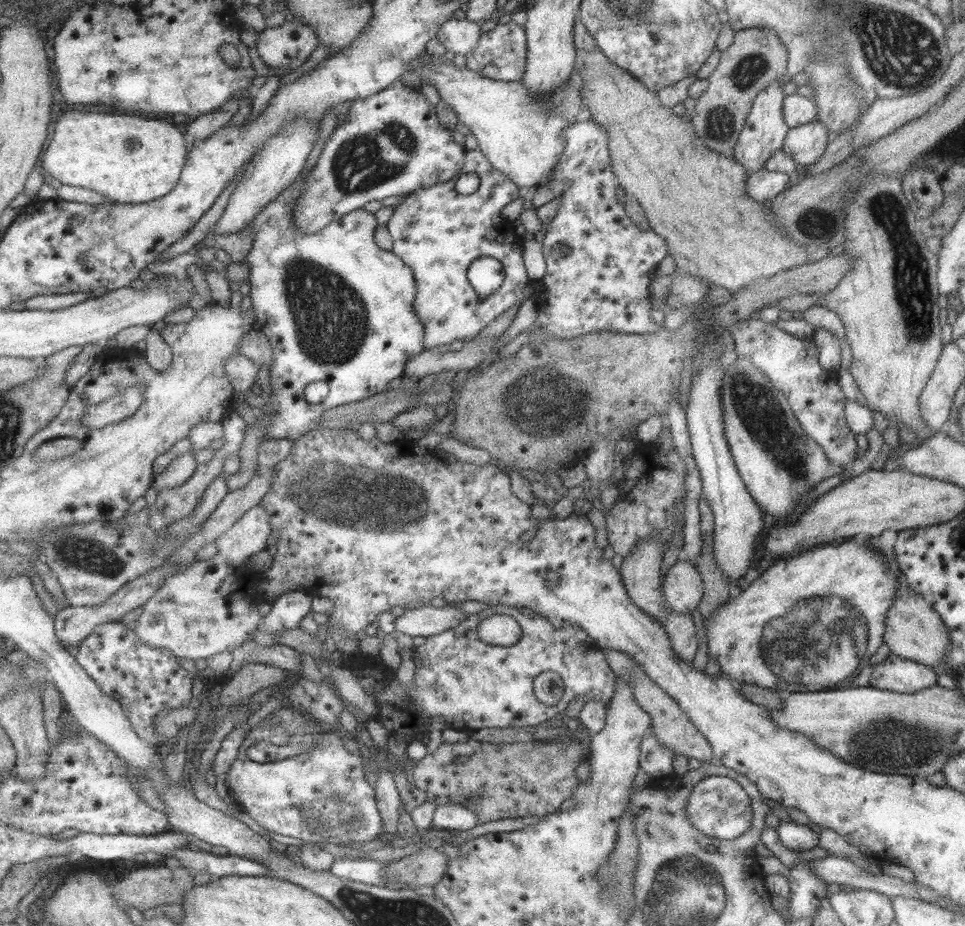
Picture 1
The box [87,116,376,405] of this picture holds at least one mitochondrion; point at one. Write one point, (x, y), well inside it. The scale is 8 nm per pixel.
(330, 319)

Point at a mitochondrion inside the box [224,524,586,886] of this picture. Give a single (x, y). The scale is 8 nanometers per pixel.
(338, 806)

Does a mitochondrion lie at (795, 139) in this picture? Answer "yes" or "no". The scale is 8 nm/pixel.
no

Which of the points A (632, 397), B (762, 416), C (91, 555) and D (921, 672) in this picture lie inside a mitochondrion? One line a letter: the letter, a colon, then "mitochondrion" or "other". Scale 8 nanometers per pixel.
A: other
B: mitochondrion
C: mitochondrion
D: other

